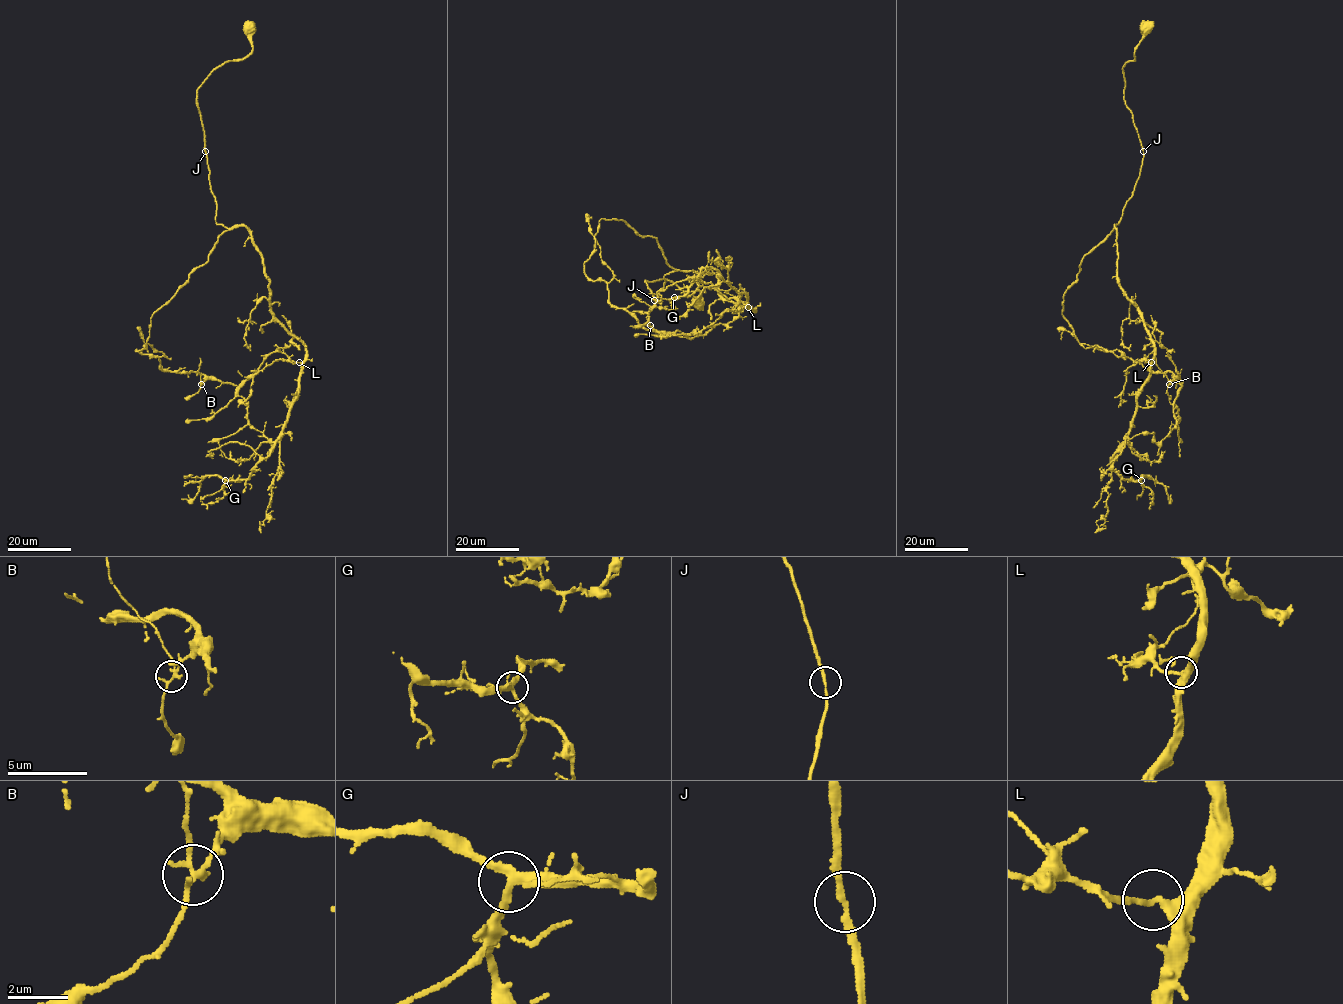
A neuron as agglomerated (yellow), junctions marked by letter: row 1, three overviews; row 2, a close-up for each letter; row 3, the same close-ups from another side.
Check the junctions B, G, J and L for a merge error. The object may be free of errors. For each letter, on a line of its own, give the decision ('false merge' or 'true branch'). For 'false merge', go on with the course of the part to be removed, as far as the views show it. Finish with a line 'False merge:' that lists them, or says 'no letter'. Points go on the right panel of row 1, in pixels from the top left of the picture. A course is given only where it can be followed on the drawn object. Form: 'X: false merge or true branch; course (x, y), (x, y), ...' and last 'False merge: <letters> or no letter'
B: true branch
G: true branch
J: true branch
L: true branch
False merge: no letter

